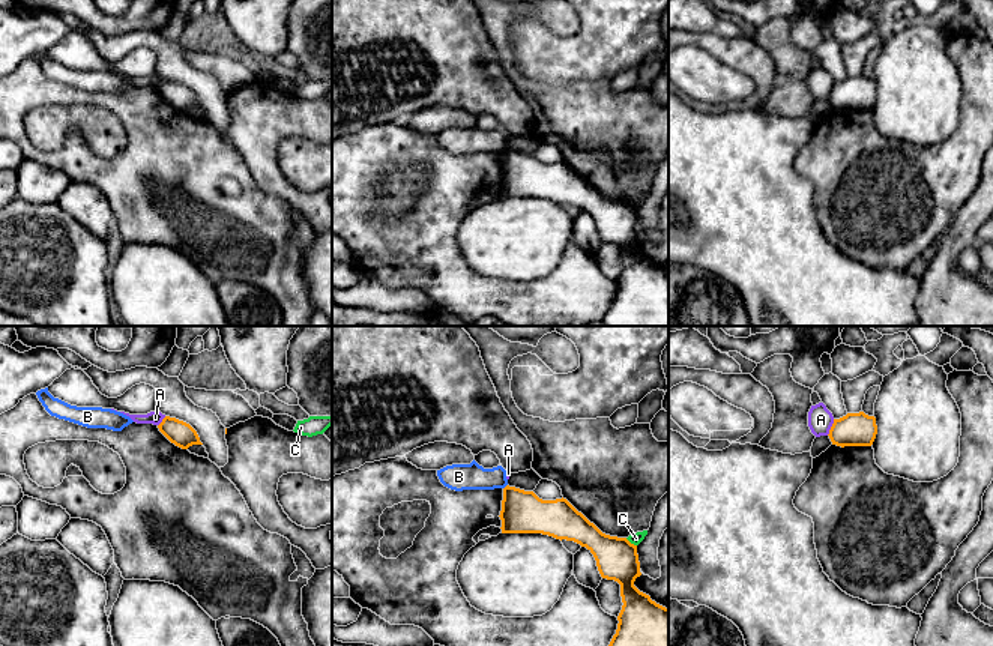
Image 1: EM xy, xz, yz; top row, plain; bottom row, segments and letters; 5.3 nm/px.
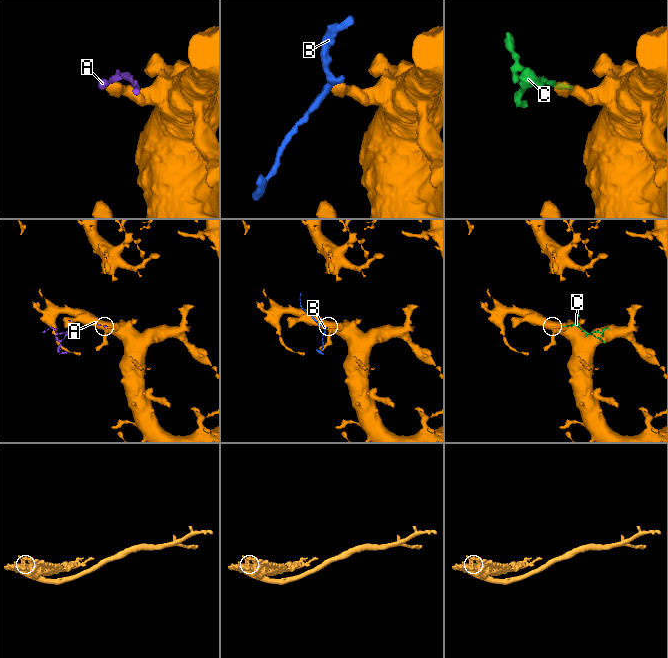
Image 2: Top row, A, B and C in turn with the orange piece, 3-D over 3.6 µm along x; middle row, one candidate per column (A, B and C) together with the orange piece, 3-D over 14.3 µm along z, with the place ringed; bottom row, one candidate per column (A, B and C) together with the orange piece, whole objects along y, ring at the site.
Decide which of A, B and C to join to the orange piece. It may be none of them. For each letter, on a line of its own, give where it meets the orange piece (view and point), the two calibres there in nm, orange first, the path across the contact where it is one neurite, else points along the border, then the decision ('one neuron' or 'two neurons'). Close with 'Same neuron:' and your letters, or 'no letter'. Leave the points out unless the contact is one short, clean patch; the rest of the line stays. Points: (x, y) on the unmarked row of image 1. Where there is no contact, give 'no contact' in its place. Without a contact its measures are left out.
A: contact yz (831, 90); calibres 180 and 140 nm; two neurons
B: contact xz (505, 150); calibres 220 and 140 nm; border xz (507, 147), (504, 152); two neurons
C: contact xz (630, 206); calibres 220 and 60 nm; two neurons
Same neuron: no letter

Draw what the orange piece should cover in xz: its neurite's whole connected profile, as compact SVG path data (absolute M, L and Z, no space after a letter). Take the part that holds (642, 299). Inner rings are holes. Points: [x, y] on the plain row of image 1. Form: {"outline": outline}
{"outline": "M509 149L499 180L502 197L542 197L586 210L601 240L620 248L623 269L604 326L669 326L669 272L634 249L641 239L637 209L602 197L563 161L542 164Z"}

